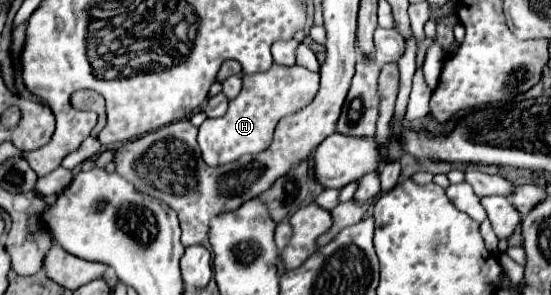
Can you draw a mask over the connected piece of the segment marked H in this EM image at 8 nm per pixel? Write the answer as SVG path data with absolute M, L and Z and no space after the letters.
M273 64L269 68L269 72L261 72L255 76L243 76L243 88L241 94L233 100L229 100L229 108L221 118L207 118L201 126L199 126L199 148L203 152L203 160L207 164L227 164L231 160L237 160L243 154L257 154L269 148L271 138L273 138L273 130L277 126L277 122L289 114L299 112L301 108L305 108L317 94L319 90L319 74L317 72L309 72L303 66L277 66Z

